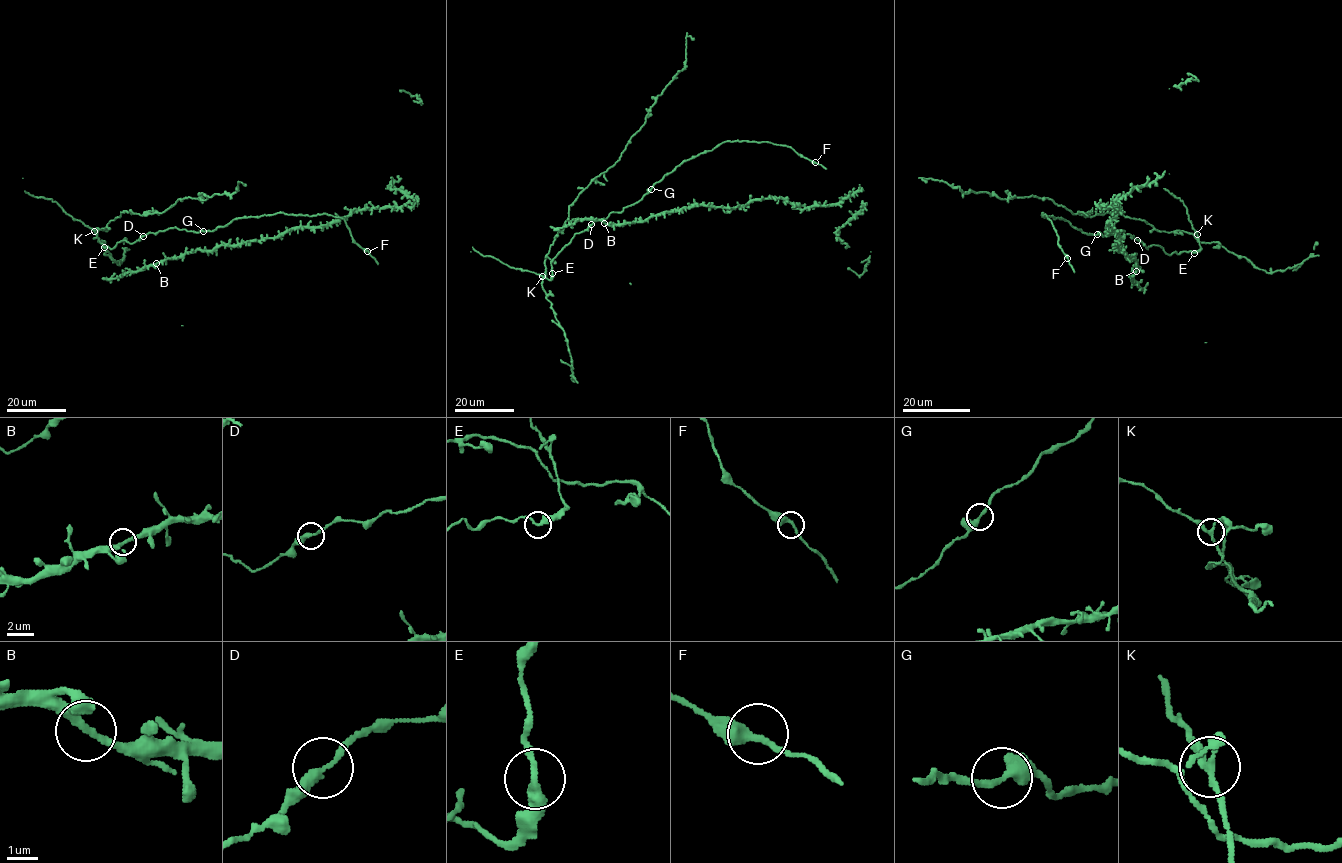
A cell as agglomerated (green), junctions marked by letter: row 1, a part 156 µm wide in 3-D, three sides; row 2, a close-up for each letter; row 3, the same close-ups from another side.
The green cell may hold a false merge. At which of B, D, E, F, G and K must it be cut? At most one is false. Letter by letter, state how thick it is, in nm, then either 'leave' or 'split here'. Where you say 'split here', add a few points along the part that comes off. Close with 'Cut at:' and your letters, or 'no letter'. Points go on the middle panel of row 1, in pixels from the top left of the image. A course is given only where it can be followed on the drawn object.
B: calibre 240 nm; leave
D: calibre 260 nm; leave
E: calibre 280 nm; leave
F: calibre 320 nm; leave
G: calibre 300 nm; leave
K: calibre 200 nm; split here
Cut at: K

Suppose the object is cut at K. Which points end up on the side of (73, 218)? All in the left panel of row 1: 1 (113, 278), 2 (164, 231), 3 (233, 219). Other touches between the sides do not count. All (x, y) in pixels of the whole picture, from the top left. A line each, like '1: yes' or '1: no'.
1: yes
2: yes
3: yes

